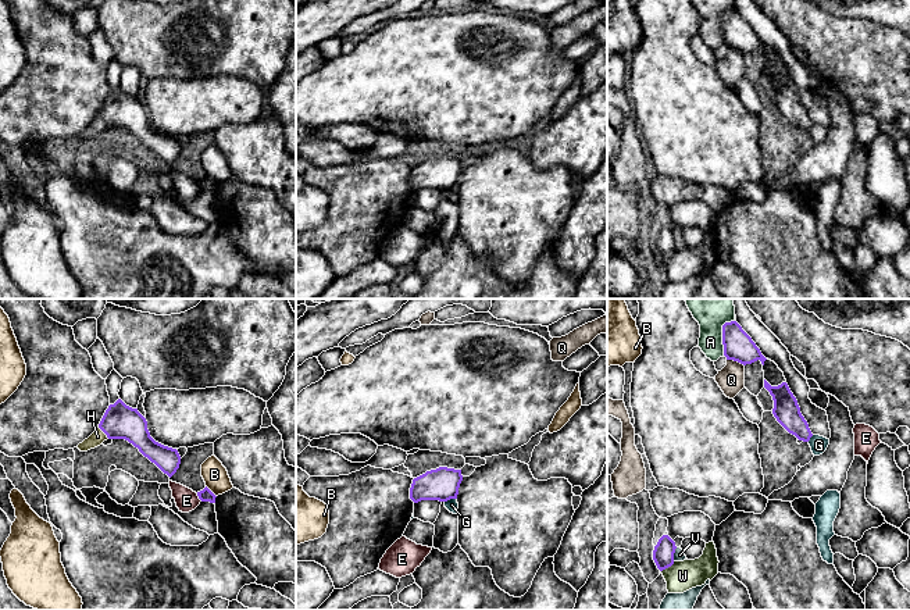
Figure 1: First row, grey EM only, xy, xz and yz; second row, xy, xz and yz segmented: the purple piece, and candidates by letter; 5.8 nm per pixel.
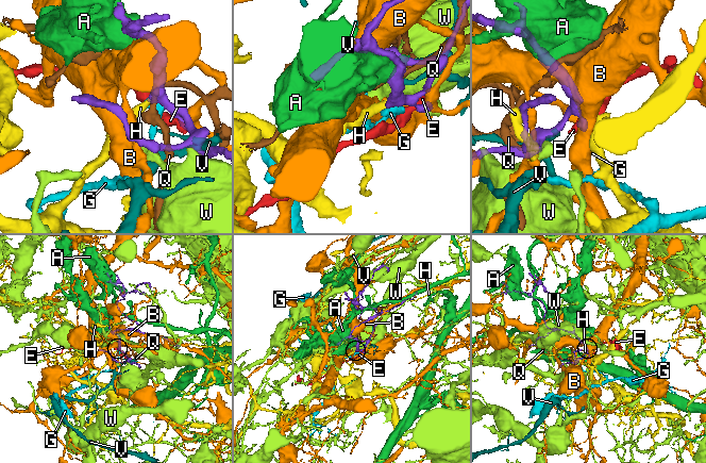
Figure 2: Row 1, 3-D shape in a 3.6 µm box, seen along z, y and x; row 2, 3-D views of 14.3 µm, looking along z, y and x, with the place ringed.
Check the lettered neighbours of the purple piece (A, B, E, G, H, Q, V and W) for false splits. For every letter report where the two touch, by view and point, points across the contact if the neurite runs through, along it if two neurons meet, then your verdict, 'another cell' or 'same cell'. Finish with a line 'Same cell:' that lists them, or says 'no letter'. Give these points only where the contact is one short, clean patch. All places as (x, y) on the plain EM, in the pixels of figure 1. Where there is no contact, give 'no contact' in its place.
A: contact yz (723, 24); another cell
B: contact xy (210, 179); another cell
E: contact xy (199, 186); border xy (196, 182), (202, 189); another cell
G: contact xz (450, 186); border xz (456, 186), (445, 191); another cell
H: contact xy (103, 120); way xy (120, 110), (103, 120), (97, 125); same cell
Q: contact yz (735, 49); border yz (727, 47), (737, 49), (743, 54); another cell
V: contact yz (673, 243); another cell
W: contact yz (667, 256); border yz (674, 250), (662, 260); another cell
Same cell: H

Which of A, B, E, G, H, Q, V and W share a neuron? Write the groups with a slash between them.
A / B / E / G / H / Q / V / W

